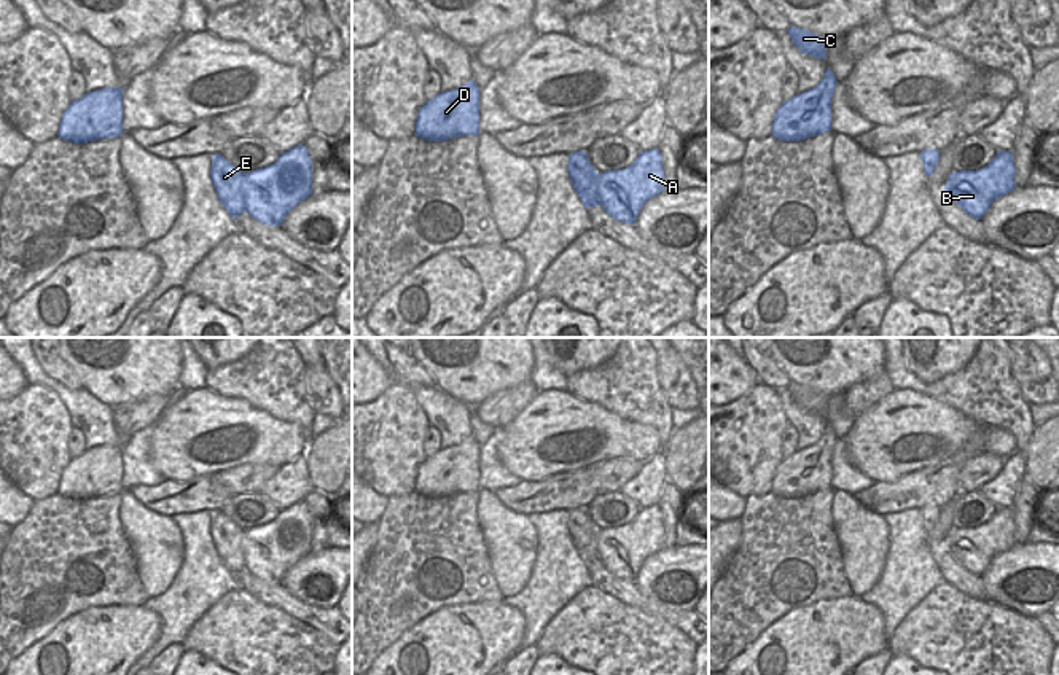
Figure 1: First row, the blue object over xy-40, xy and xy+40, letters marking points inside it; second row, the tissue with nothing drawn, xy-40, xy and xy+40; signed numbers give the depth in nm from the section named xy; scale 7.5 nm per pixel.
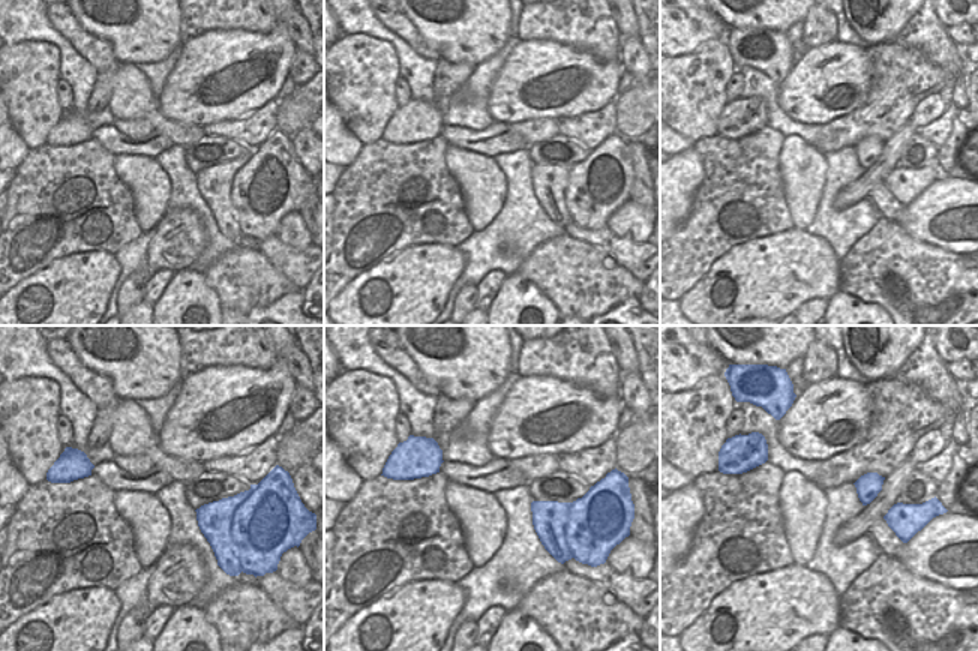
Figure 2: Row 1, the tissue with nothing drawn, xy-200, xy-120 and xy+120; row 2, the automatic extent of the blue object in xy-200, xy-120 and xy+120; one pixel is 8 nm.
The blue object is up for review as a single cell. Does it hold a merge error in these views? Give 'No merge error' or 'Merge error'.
Merge error

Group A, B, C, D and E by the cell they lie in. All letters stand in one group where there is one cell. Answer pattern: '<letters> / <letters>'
A B C D / E

